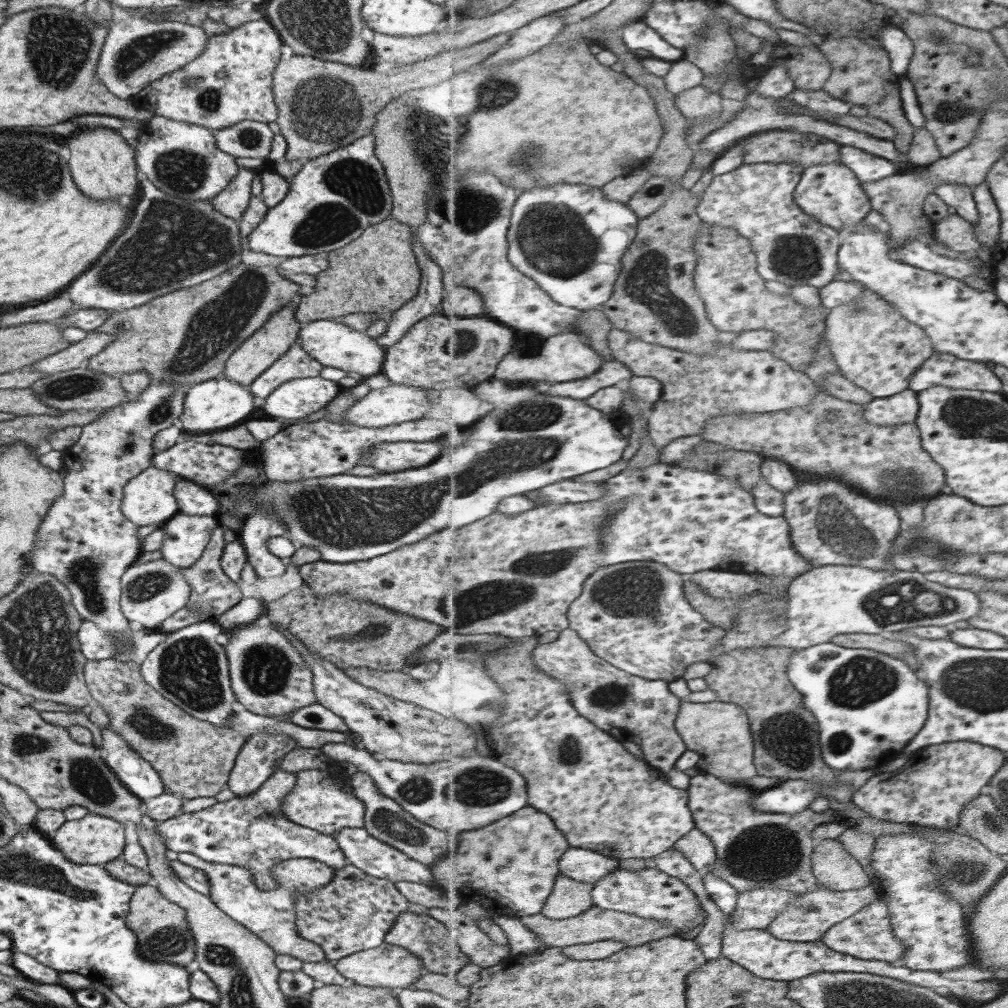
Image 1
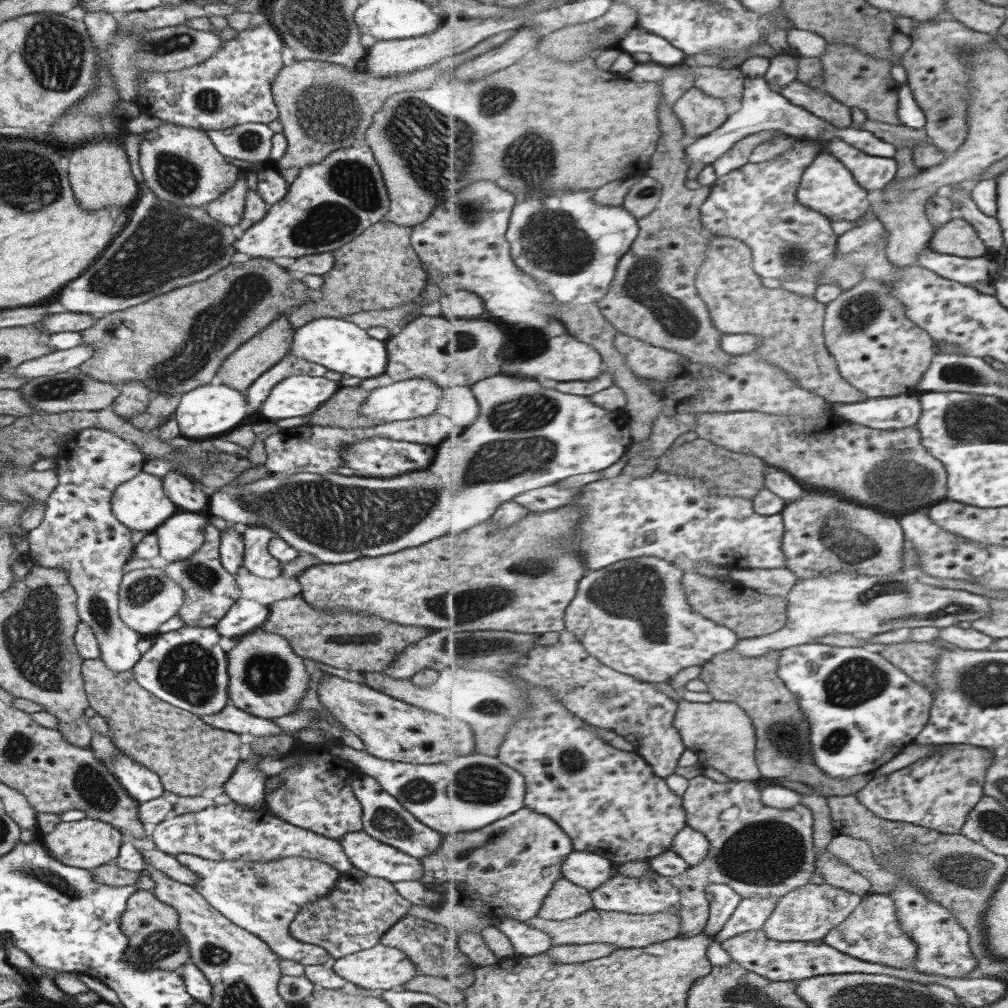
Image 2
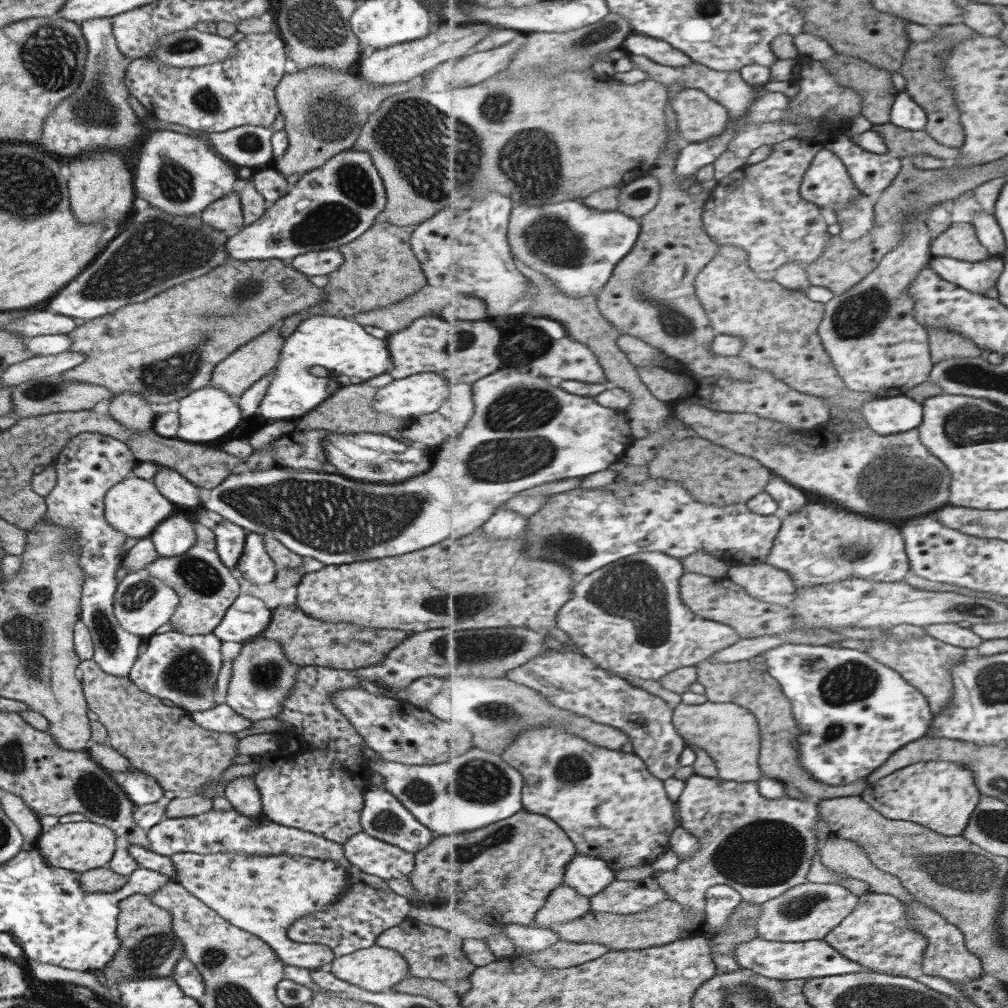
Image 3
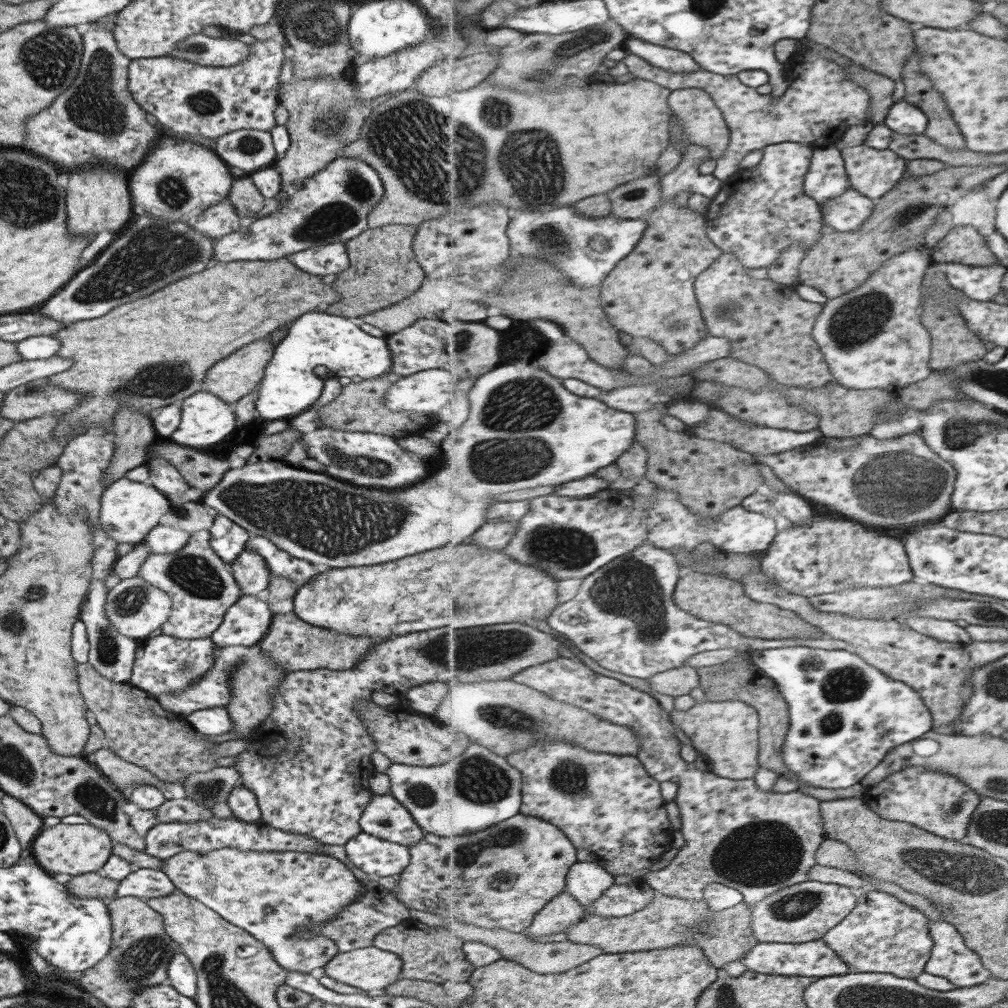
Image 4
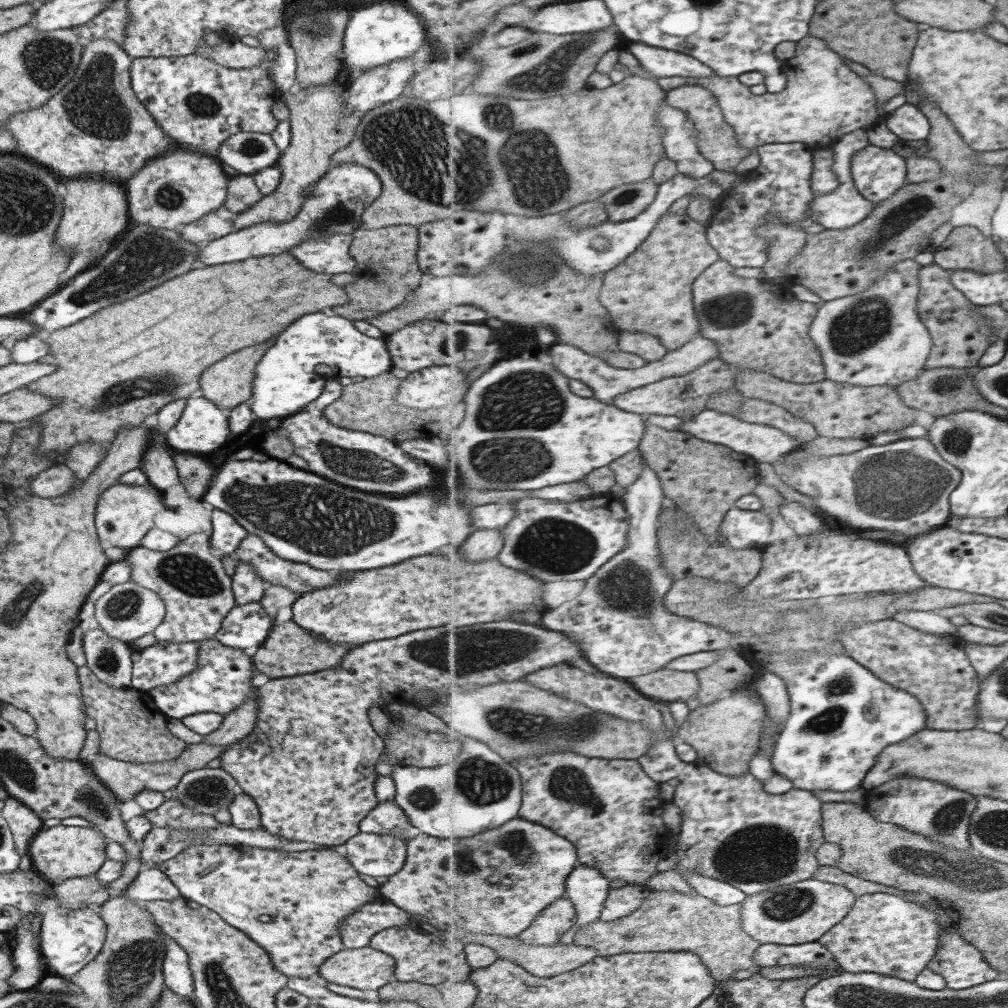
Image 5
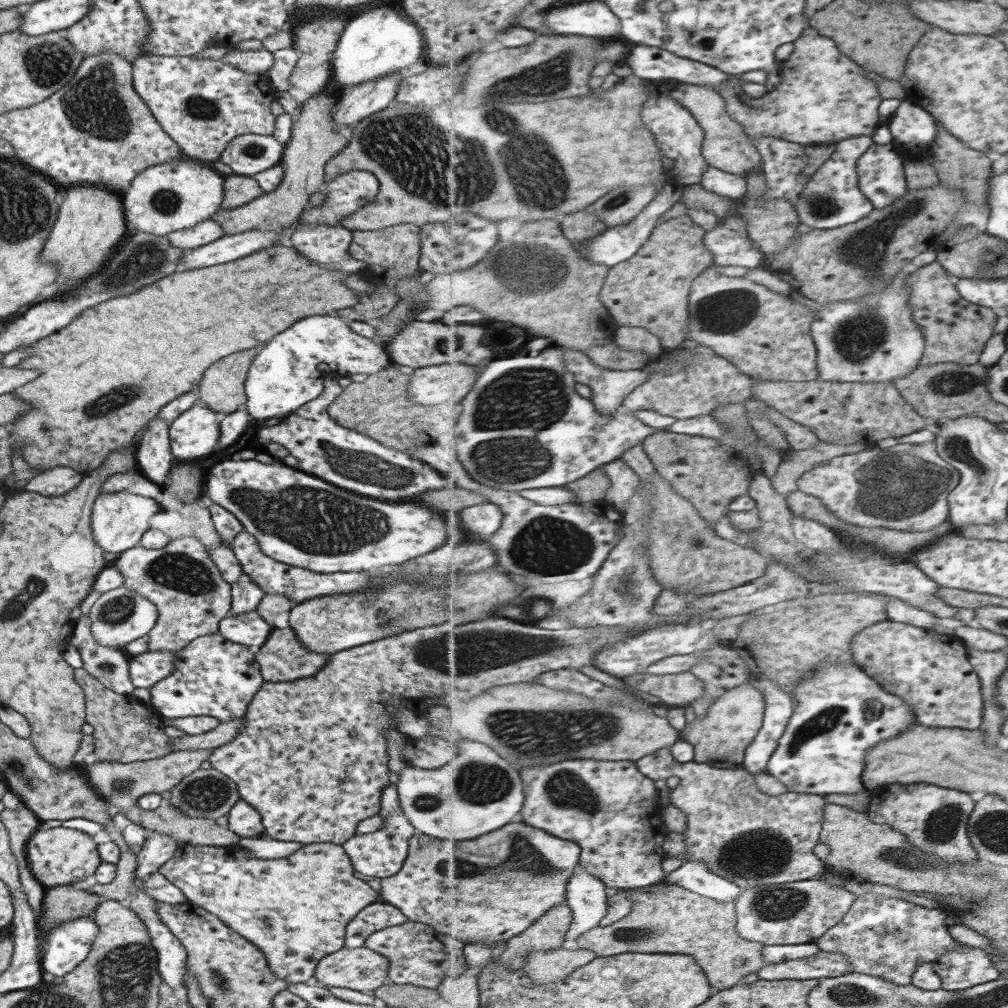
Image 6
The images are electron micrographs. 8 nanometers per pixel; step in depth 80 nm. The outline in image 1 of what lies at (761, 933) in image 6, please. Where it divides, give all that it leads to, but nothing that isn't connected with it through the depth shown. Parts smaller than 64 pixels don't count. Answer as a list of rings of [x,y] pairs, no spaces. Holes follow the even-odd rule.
[[[874,885],[860,890],[833,891],[821,886],[817,891],[797,894],[789,908],[782,912],[767,929],[777,938],[791,942],[815,942],[825,936],[831,927],[851,918],[865,906],[869,906],[879,897],[879,889]]]

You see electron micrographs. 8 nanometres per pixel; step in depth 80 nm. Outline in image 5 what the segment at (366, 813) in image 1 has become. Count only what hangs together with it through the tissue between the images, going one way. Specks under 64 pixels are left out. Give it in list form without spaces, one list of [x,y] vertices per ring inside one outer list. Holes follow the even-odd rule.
[[[394,801],[378,802],[371,812],[358,823],[358,833],[388,834],[396,833],[403,842],[411,840],[420,831],[407,824],[403,810]]]

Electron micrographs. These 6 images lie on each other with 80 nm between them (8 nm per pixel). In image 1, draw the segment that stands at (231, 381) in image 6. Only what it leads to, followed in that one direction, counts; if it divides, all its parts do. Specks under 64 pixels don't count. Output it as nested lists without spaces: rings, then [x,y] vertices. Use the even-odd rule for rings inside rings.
[[[286,305],[269,318],[249,336],[224,362],[223,372],[219,376],[247,387],[264,370],[267,370],[283,353],[296,342],[300,330],[299,323],[293,316],[293,306]]]

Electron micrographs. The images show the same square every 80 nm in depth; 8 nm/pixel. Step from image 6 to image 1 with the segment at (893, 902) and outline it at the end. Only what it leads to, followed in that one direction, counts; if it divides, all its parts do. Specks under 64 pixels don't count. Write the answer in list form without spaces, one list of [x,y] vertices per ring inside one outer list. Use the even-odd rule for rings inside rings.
[[[880,897],[876,898],[869,906],[862,908],[853,917],[831,927],[821,940],[833,950],[843,954],[855,955],[855,958],[862,958],[863,960],[901,964],[902,958],[906,954],[906,943],[894,934],[889,903]]]

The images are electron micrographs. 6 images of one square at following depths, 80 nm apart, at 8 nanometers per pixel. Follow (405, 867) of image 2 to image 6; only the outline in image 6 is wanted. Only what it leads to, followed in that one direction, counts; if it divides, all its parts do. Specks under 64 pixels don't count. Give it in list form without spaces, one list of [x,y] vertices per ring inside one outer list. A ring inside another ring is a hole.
[[[387,784],[380,795],[381,811],[378,813],[381,818],[381,828],[375,833],[358,834],[342,842],[341,848],[349,857],[351,867],[355,872],[363,876],[374,876],[377,879],[393,876],[402,867],[406,857],[408,838],[414,834],[415,830],[409,825],[409,822],[401,809],[396,795],[396,787],[393,784]]]

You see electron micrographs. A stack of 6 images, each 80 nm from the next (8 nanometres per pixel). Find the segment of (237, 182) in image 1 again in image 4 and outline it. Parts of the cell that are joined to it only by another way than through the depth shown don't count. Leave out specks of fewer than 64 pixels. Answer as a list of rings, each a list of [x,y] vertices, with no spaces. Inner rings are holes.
[[[227,198],[206,208],[189,226],[213,240],[236,231],[244,221],[238,216],[231,201]]]

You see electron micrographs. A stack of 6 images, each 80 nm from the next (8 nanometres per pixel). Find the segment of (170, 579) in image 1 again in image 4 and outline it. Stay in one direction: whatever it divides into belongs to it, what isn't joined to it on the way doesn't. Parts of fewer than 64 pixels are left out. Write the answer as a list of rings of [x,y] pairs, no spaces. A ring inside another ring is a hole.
[[[137,575],[120,580],[109,589],[104,604],[104,613],[116,631],[134,639],[145,639],[153,630],[159,629],[170,612],[171,597],[164,590],[154,587]]]

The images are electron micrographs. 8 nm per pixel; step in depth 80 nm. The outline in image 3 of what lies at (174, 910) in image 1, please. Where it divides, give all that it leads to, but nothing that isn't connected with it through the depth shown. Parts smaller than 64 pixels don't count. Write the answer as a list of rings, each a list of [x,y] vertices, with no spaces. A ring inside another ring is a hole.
[[[131,894],[119,901],[116,916],[116,937],[120,940],[119,948],[106,964],[102,972],[93,972],[97,982],[107,988],[96,996],[105,1000],[105,1004],[121,1000],[118,984],[125,979],[169,977],[172,967],[183,956],[183,945],[176,938],[171,928],[171,915],[167,910],[159,908],[143,894]]]

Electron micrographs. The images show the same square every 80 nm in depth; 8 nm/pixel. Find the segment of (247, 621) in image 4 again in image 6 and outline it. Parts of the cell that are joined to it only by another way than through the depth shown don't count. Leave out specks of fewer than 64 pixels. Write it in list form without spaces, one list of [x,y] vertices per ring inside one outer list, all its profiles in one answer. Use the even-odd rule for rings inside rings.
[[[256,609],[227,615],[218,622],[218,634],[229,642],[243,646],[261,646],[273,629],[256,613]]]

